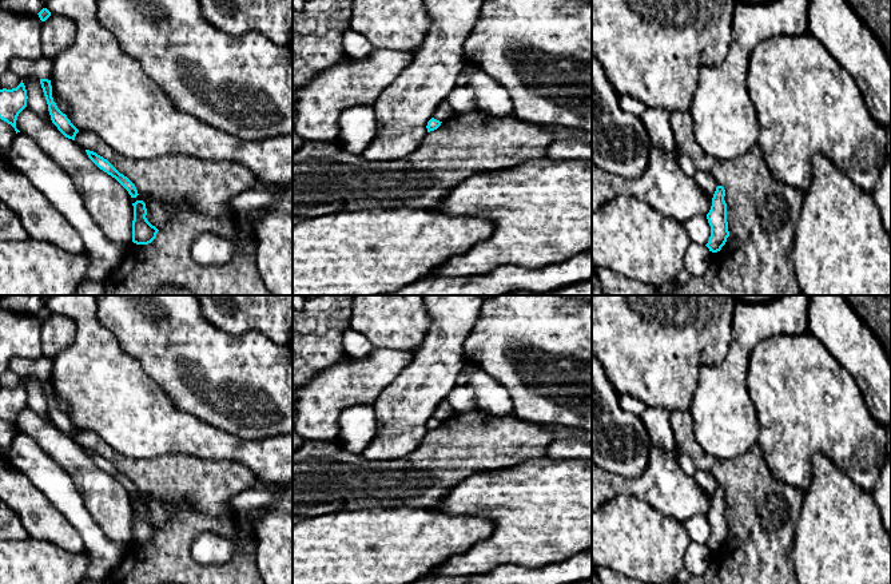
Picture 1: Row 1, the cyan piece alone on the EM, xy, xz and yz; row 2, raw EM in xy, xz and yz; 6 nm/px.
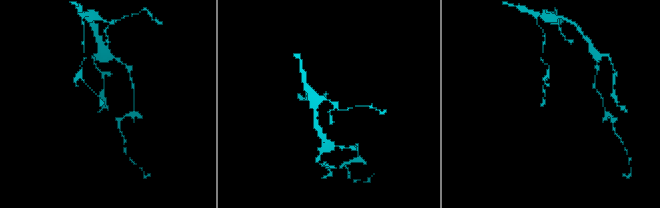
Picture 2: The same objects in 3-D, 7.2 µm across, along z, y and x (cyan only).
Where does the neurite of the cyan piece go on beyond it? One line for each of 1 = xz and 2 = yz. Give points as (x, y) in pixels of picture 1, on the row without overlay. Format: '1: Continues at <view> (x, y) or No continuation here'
1: No continuation here
2: No continuation here

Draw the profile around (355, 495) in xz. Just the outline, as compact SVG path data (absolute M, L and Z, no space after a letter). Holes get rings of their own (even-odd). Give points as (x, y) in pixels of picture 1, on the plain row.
M477 408L472 412L454 412L437 429L427 432L415 450L398 460L367 460L343 449L338 442L306 440L293 452L293 525L314 516L370 506L431 509L458 481L474 473L513 468L546 457L546 446L553 440L553 433L545 430L541 424L528 422L516 416L490 414Z

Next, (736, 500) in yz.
M671 412L671 429L677 454L688 454L696 468L712 474L725 489L729 536L720 551L712 553L704 575L692 576L685 584L799 584L789 551L804 492L772 476L759 445L735 458L709 456L693 436L693 422L688 412Z

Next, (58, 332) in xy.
M51 314L43 321L40 339L43 346L43 358L52 359L59 351L67 349L76 333L76 322L60 314Z

